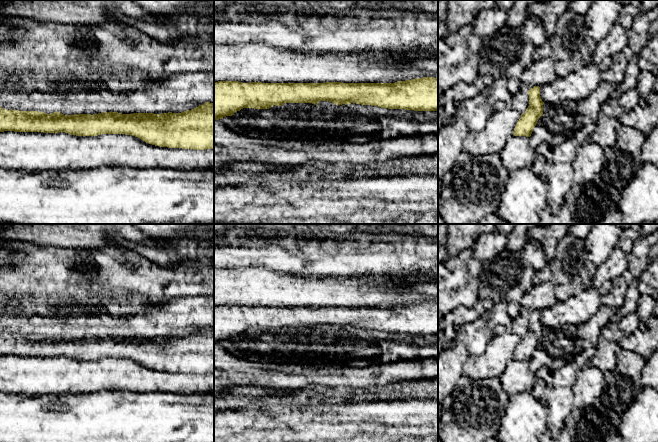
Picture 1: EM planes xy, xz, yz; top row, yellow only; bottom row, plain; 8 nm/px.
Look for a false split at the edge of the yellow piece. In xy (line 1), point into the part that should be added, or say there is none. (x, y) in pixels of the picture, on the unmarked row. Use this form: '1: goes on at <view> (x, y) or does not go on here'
1: does not go on here

